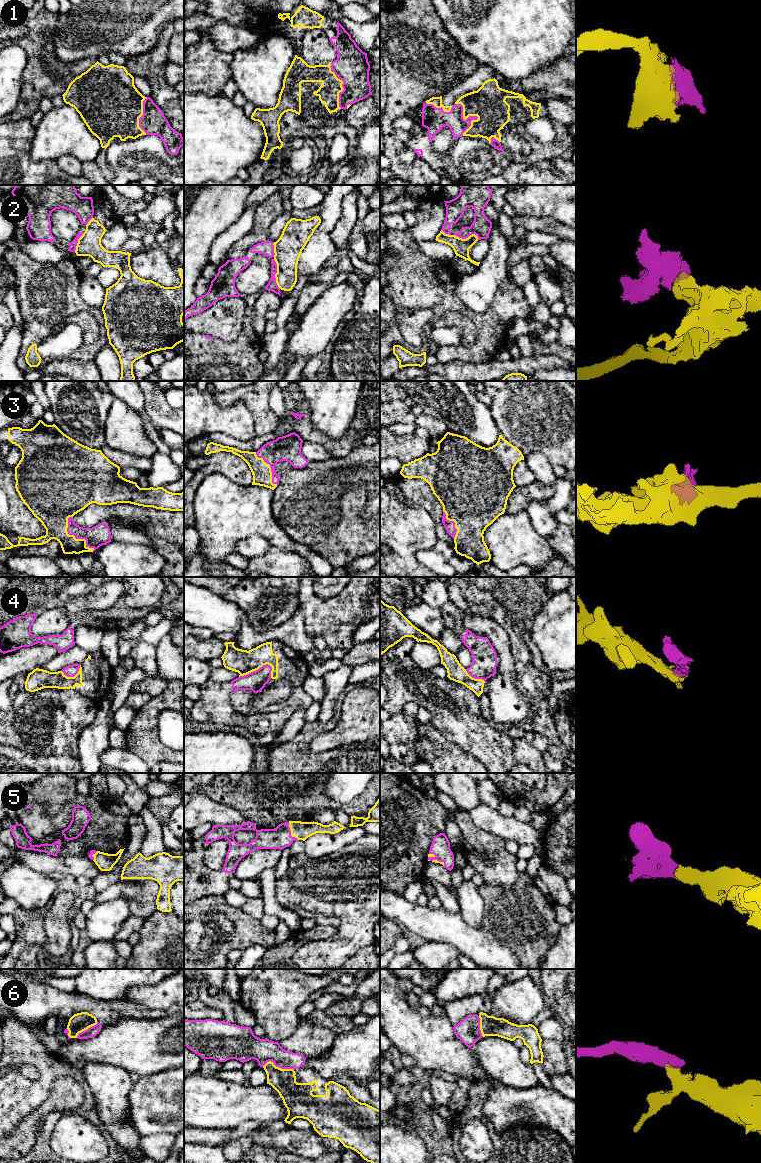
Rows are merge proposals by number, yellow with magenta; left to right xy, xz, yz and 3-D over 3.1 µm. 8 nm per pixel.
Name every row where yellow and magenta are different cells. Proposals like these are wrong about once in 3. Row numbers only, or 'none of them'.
2, 4

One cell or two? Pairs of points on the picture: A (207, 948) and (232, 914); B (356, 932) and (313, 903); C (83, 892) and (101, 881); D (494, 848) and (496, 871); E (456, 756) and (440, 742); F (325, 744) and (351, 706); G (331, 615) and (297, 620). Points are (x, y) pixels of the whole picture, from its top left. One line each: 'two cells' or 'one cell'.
A: one cell
B: one cell
C: two cells
D: one cell
E: one cell
F: one cell
G: two cells

